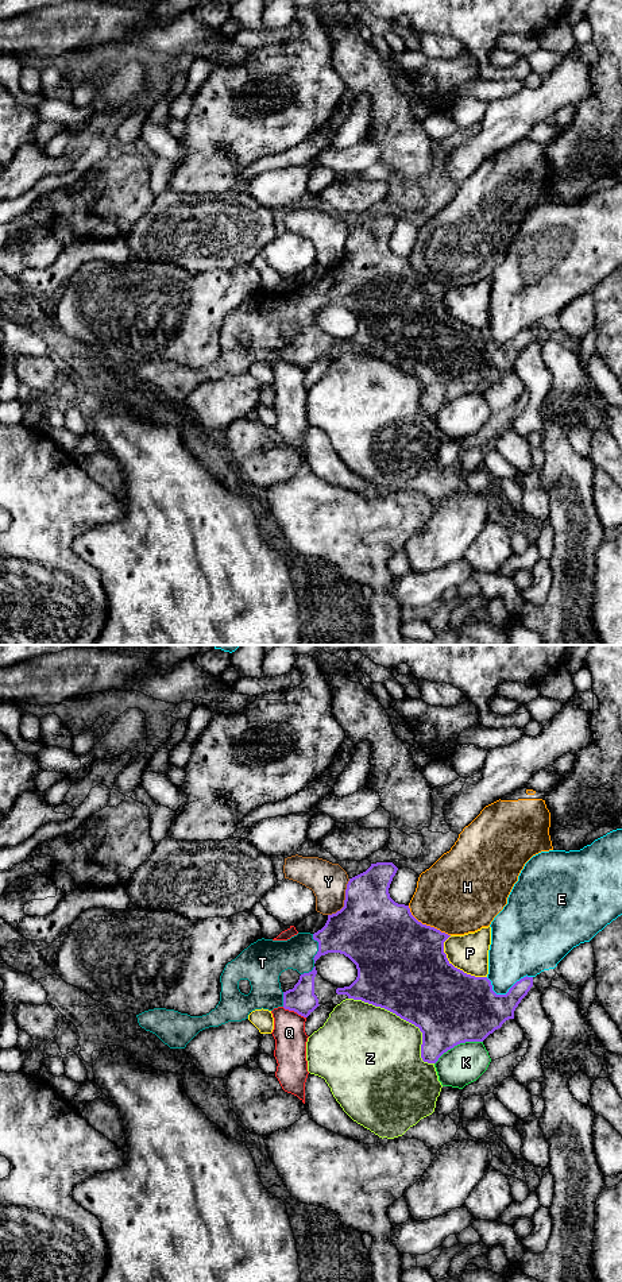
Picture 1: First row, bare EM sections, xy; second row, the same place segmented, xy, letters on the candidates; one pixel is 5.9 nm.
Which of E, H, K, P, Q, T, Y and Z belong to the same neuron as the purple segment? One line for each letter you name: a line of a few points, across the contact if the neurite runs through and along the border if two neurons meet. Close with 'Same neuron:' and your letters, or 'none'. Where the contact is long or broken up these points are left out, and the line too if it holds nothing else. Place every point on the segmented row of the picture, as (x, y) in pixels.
Same neuron: T

